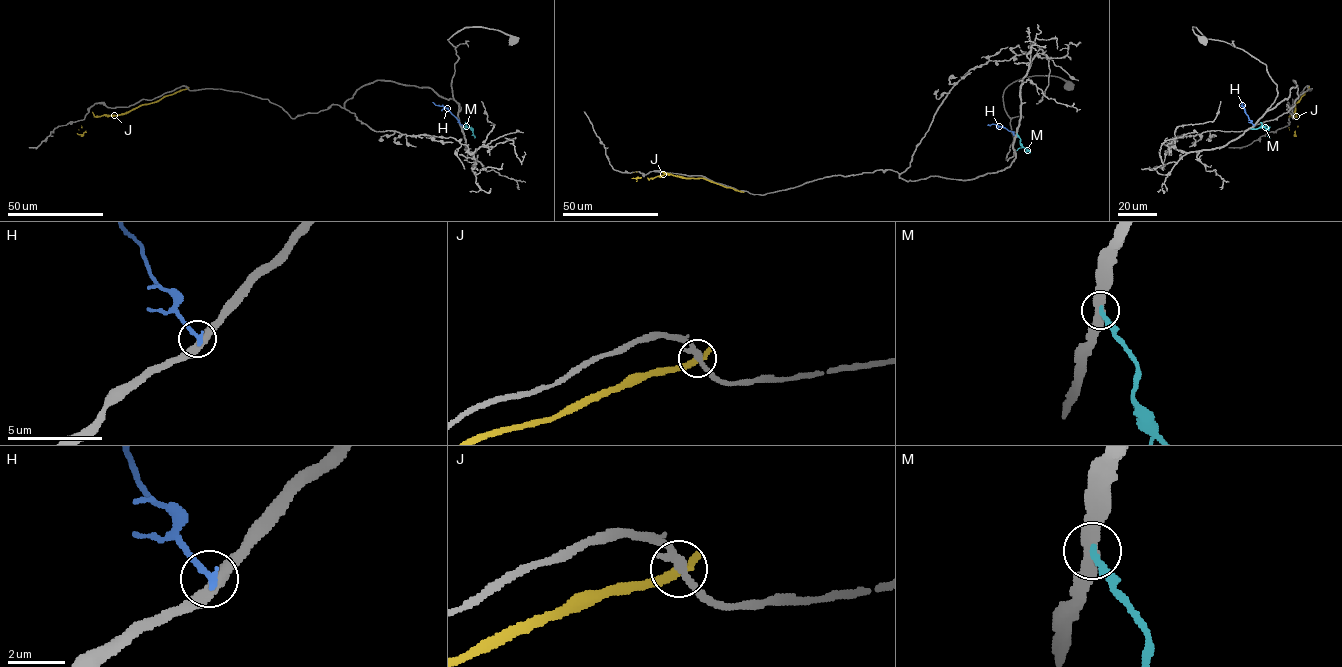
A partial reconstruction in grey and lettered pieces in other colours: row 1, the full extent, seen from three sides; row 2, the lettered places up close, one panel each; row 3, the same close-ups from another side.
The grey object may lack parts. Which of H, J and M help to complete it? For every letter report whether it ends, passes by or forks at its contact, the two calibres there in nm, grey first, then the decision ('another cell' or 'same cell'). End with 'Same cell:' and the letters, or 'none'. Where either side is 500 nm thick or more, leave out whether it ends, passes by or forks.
H: it ends | 440/280 nm | another cell
J: it ends | 280/400 nm | another cell
M: it ends | 400/220 nm | another cell
Same cell: none

